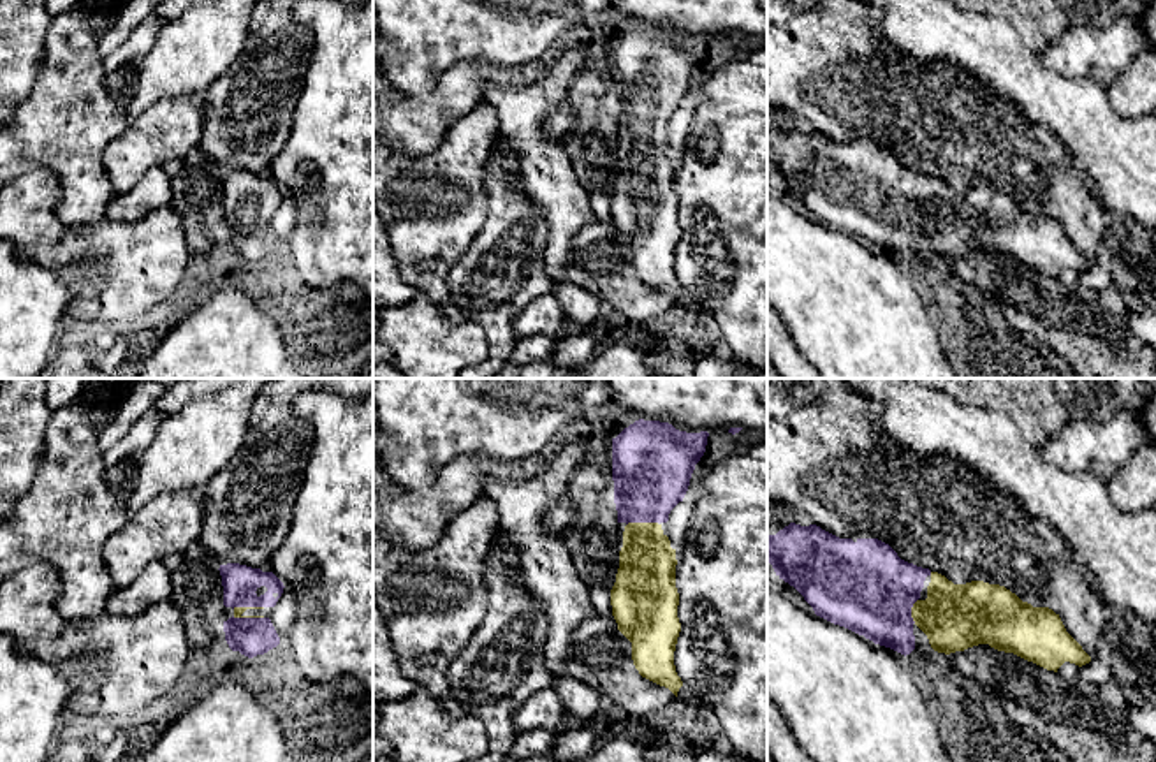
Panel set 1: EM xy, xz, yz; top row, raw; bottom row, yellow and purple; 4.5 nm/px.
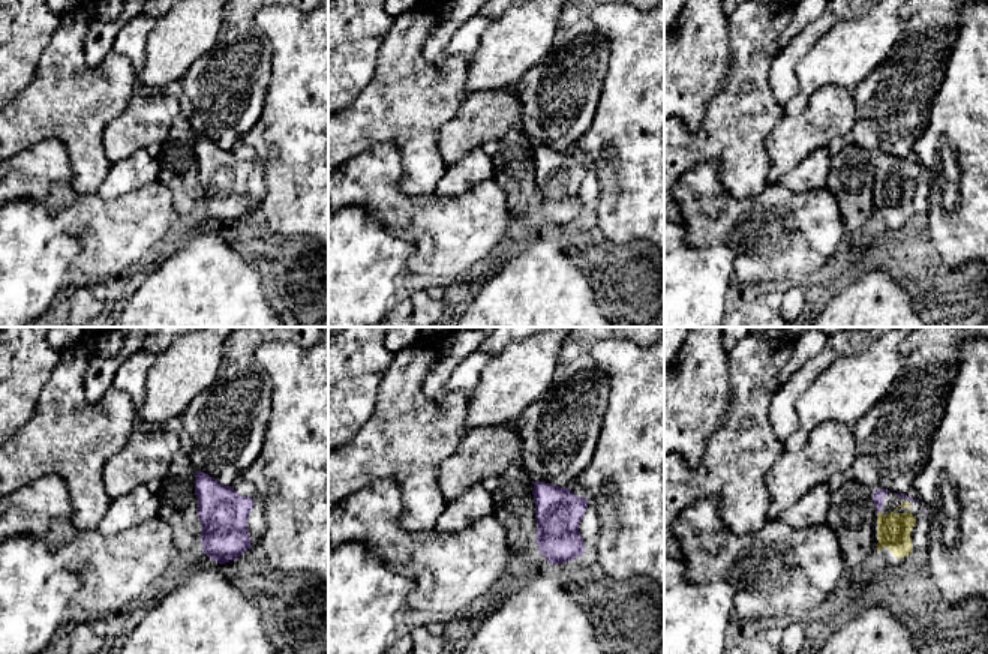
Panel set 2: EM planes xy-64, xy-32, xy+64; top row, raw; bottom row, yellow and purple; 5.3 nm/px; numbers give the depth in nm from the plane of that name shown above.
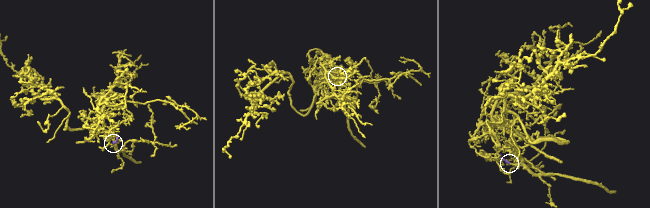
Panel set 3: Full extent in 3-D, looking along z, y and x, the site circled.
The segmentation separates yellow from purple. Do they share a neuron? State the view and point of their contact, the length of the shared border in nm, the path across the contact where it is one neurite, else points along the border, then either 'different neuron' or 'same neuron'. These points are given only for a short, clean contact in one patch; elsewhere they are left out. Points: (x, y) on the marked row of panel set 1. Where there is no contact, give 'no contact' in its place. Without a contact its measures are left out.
xz (641, 523) | 140 nm | across xz (646, 578), (646, 549), (641, 523), (651, 470) | same neuron

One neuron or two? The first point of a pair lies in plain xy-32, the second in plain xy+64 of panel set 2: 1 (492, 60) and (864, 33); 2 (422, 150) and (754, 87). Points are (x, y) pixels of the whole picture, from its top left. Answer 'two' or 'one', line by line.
1: one
2: one

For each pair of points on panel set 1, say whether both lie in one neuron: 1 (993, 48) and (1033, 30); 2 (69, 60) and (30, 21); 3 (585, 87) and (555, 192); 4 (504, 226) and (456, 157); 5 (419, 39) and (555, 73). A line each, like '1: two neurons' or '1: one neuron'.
1: two neurons
2: two neurons
3: two neurons
4: two neurons
5: two neurons

